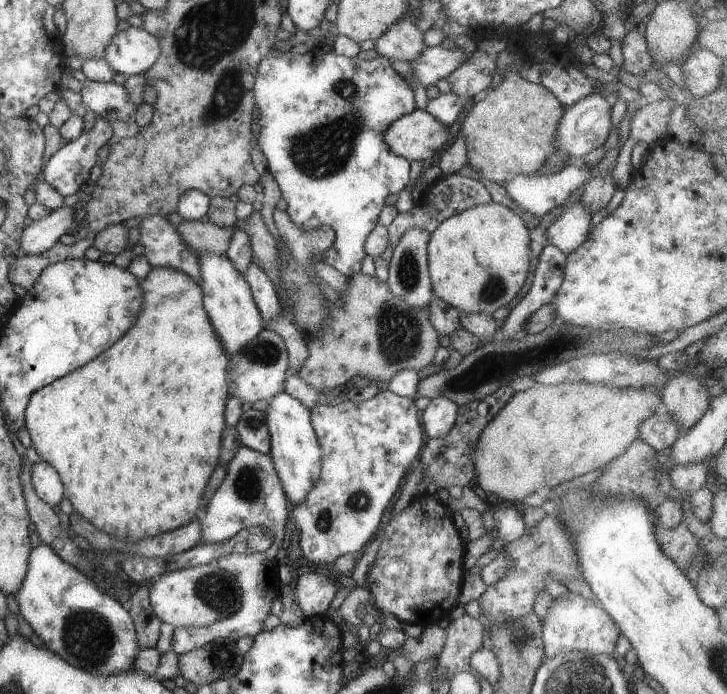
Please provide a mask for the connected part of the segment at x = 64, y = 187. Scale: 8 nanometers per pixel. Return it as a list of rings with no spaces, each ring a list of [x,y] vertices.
[[[96,116],[89,132],[81,131],[75,140],[60,146],[49,158],[42,168],[43,181],[52,186],[63,198],[77,192],[83,182],[90,180],[89,170],[99,162],[103,156],[104,147],[112,136],[111,125],[105,119]]]

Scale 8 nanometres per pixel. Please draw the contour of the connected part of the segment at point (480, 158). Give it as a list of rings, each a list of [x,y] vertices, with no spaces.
[[[505,75],[498,86],[488,88],[485,98],[473,104],[460,120],[468,164],[483,180],[501,185],[515,175],[535,175],[548,156],[556,150],[556,128],[564,107],[551,91],[540,83],[524,81],[516,75]]]

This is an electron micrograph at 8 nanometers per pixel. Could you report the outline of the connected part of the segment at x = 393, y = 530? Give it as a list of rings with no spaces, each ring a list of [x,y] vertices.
[[[432,495],[413,498],[399,513],[391,515],[378,549],[366,572],[365,586],[383,617],[394,616],[401,624],[419,624],[422,627],[449,618],[450,610],[458,603],[457,597],[465,573],[462,567],[464,543],[453,524],[452,513],[443,504]]]

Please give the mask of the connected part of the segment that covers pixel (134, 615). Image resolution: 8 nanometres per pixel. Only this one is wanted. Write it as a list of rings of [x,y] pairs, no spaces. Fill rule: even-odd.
[[[147,580],[135,586],[128,600],[130,602],[128,613],[133,621],[136,630],[136,641],[141,649],[154,648],[160,634],[160,627],[163,624],[151,610],[148,601],[148,590],[151,582],[153,580]]]

